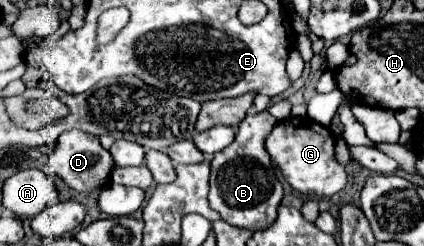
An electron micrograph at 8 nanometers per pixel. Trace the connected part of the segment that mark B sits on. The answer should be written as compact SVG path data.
M269 112L245 116L245 120L237 126L237 136L233 144L217 152L211 160L209 204L231 226L265 230L277 218L277 208L283 198L283 186L277 180L271 158L265 150L265 138L275 124L277 120Z

